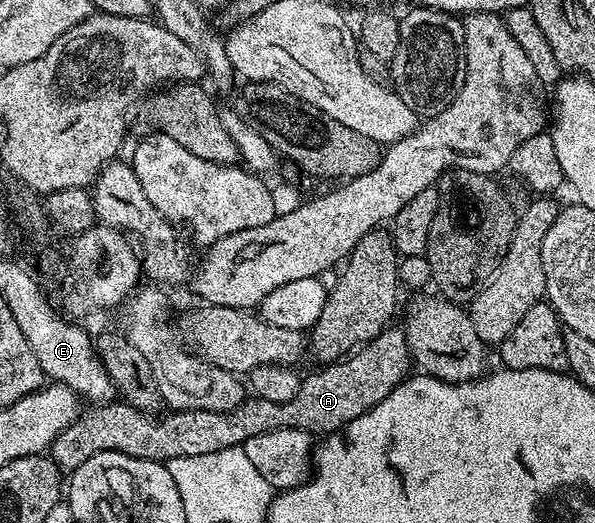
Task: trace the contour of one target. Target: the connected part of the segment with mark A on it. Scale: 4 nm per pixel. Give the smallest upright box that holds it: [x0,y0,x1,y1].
[49,327,413,471]

